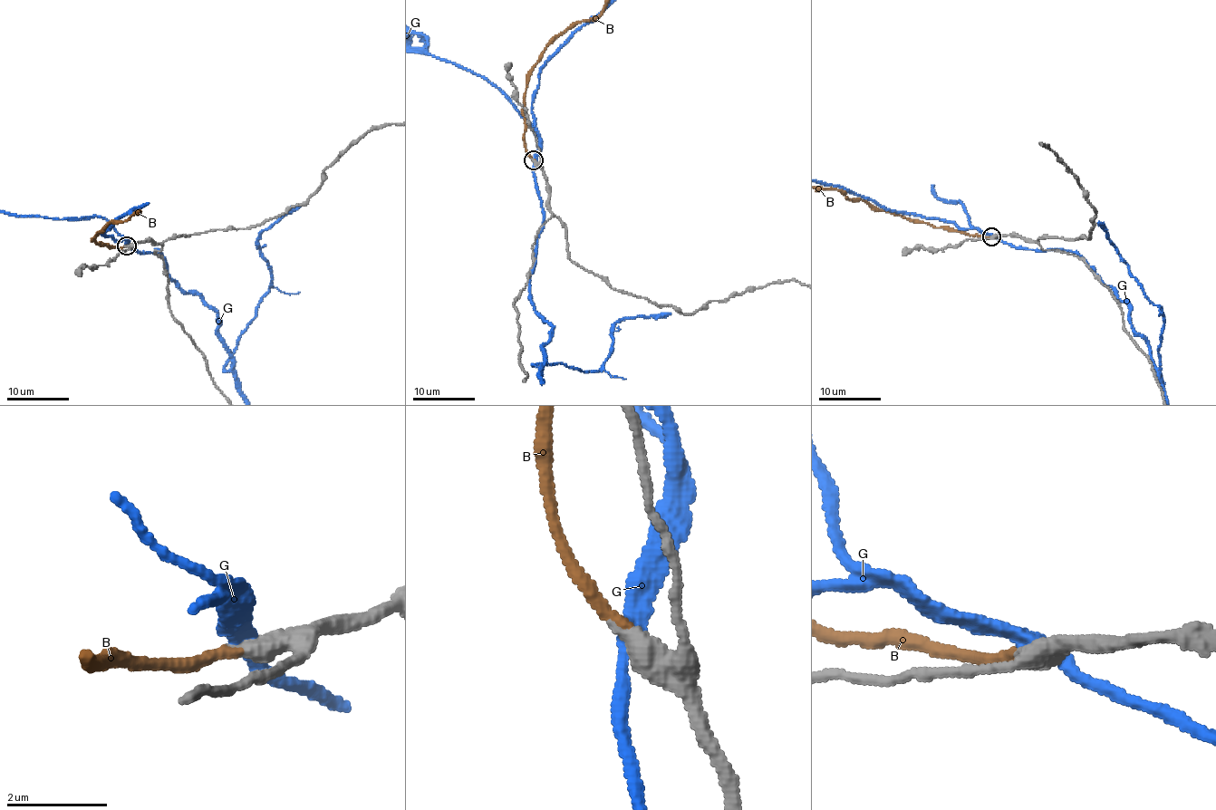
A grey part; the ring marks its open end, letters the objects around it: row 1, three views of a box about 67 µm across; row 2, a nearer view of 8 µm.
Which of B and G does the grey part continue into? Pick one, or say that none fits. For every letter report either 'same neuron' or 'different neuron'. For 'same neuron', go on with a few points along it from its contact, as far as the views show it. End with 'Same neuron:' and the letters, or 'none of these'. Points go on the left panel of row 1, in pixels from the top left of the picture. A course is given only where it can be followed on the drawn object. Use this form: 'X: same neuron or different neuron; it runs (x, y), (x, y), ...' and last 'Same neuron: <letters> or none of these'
B: same neuron; it runs (126, 245), (111, 246), (92, 241), (96, 233), (101, 232), (107, 224), (127, 221), (136, 211), (144, 214)
G: different neuron
Same neuron: B

